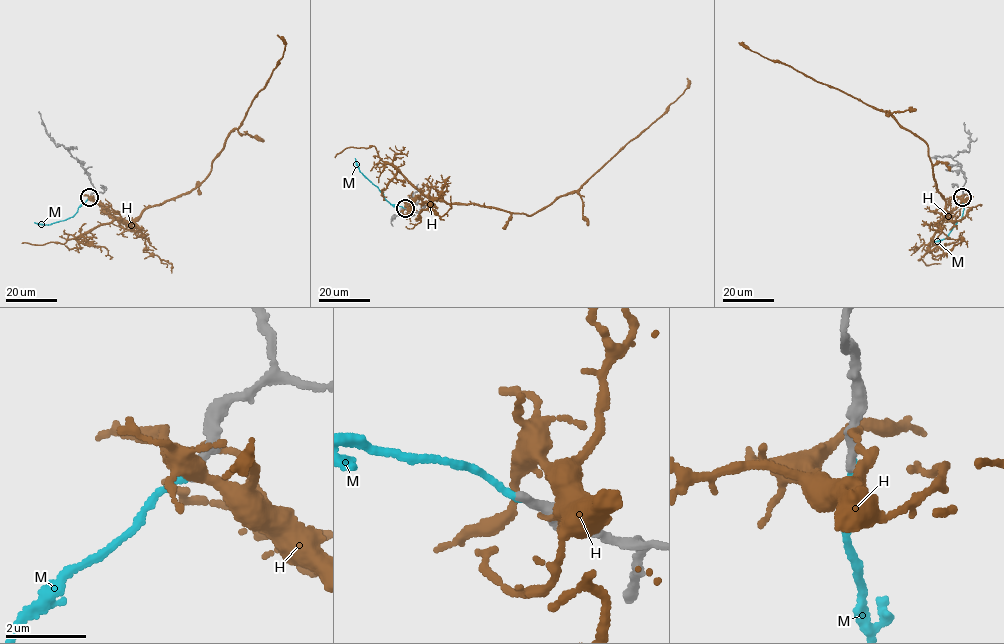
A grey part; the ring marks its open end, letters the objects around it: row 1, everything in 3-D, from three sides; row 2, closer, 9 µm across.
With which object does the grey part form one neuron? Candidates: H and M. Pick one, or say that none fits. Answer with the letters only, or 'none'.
M

